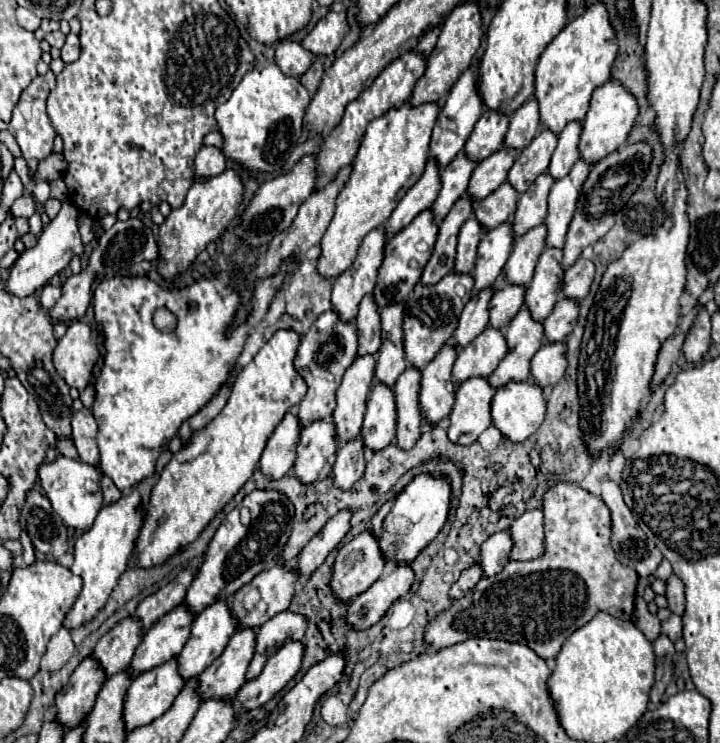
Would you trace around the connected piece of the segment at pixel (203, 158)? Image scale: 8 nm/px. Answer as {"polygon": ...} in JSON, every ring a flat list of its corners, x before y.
{"polygon":[[204,146,196,154,196,176,208,176,208,174,220,174,226,166,226,156,216,146]]}

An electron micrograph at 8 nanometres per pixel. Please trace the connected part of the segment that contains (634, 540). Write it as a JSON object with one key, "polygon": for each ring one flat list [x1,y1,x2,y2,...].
{"polygon":[[604,480,602,482,602,500,606,502,606,506,610,508,610,514,612,514,612,536,610,536,610,542,612,542,616,558,624,566,634,568,640,578,648,578,656,570,656,566,662,562,664,556,660,554,660,550,656,548,656,544,652,540,648,540,648,536,644,534,644,530,638,526,638,522,632,516,630,508,622,500,622,492,620,492,618,484,614,484,612,480]]}

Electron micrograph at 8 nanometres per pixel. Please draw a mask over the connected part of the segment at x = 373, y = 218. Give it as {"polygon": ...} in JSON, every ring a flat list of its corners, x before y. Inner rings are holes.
{"polygon":[[404,102,402,106,390,108,370,122,354,158,350,180,338,194,336,214,322,238,322,254,318,260,318,272,322,276,336,278,348,270,348,266,352,266,356,260,364,234,386,222,396,208,398,198,402,198,418,182,428,162,428,144,438,112,440,106,436,102,426,102,420,106]]}

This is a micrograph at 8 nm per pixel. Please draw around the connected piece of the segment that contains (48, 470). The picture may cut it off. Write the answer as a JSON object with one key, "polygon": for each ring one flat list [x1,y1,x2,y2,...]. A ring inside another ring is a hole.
{"polygon":[[58,456,54,462,46,462,38,468,38,478,42,482,42,488,46,496,52,502,54,512,62,518,64,526,76,528,76,530,88,530,94,520,98,510,102,508,102,488,100,488,100,470,84,464,84,462,74,462,66,456]]}

